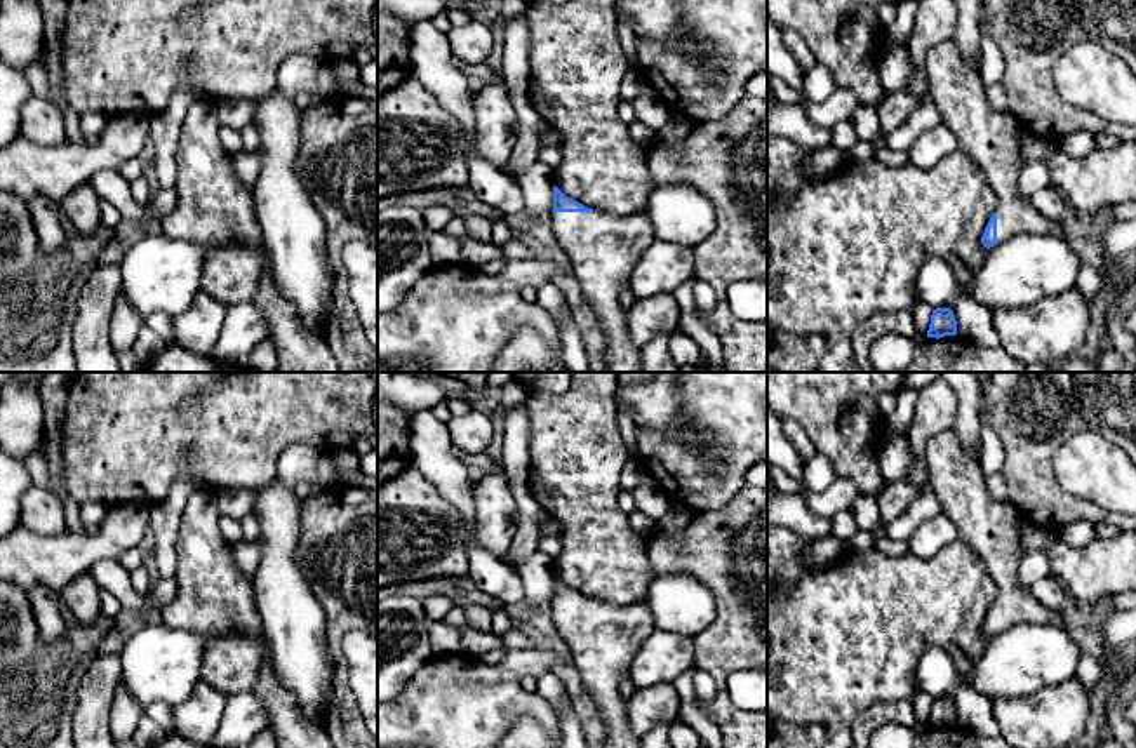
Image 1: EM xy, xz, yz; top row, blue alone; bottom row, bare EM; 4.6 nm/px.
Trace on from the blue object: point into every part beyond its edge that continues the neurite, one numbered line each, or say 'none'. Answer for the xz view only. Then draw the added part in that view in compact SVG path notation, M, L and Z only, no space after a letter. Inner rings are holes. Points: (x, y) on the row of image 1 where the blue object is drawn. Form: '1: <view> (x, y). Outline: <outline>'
1: xz (602, 249). Outline: M551 212L555 244L567 254L583 296L597 315L604 337L602 372L644 372L626 331L626 310L619 303L631 270L654 242L645 212Z

